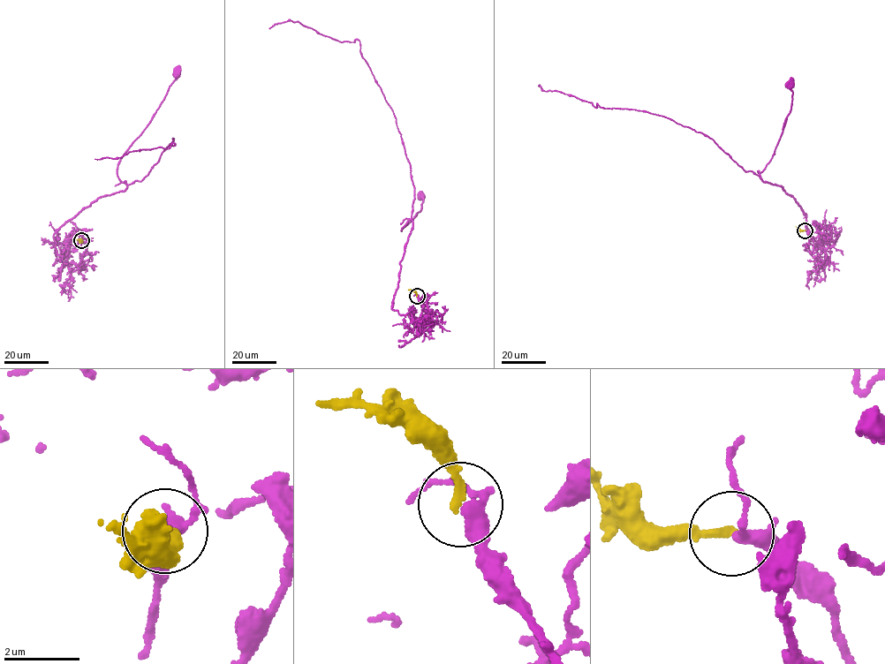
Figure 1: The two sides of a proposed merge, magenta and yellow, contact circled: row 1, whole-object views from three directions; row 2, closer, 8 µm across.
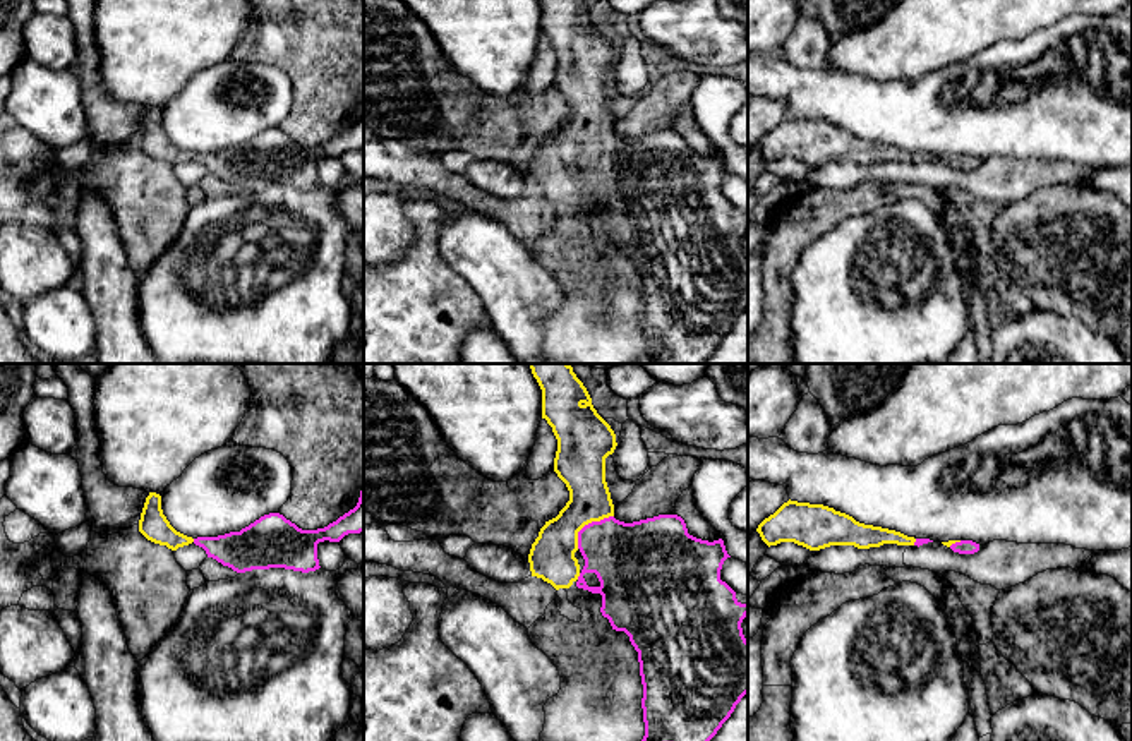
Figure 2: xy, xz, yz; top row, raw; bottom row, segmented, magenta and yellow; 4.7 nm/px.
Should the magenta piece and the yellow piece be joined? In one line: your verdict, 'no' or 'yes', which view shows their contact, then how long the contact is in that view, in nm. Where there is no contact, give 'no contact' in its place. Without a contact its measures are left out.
yes; contact in xz; length 240 nm

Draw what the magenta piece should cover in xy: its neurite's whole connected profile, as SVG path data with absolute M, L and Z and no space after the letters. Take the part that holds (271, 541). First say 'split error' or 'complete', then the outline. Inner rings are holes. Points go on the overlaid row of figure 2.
complete; M364 487L353 509L317 530L302 530L280 513L269 513L242 528L218 537L197 537L208 557L237 573L285 568L293 571L319 569L317 544L340 542L348 533L364 532Z

